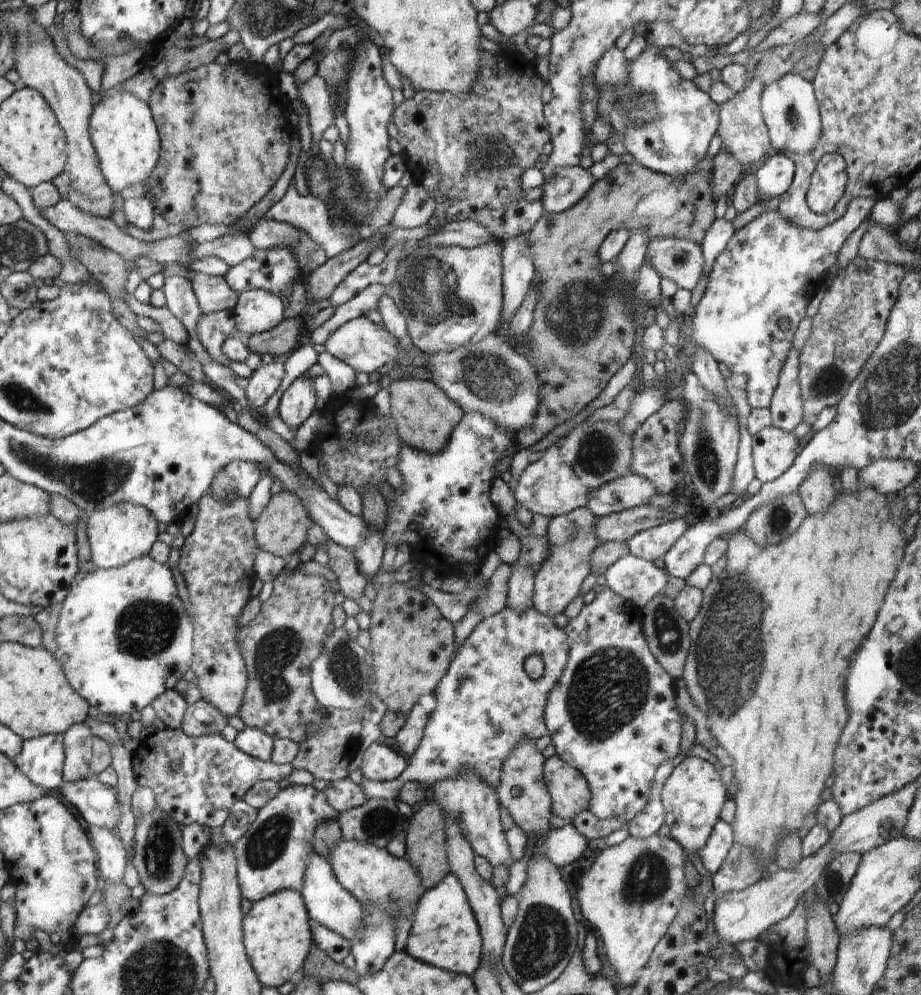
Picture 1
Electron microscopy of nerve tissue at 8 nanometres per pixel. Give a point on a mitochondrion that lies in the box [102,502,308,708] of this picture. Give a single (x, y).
(146, 628)

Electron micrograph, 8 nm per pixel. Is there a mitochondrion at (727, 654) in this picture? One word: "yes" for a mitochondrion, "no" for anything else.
yes

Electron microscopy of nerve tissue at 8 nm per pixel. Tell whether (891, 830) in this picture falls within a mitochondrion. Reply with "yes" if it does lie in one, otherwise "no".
no

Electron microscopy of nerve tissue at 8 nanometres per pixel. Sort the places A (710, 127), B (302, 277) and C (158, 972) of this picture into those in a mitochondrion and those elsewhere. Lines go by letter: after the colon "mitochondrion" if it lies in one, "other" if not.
A: other
B: other
C: mitochondrion

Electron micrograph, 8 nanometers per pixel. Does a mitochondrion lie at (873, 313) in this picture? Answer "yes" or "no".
no

